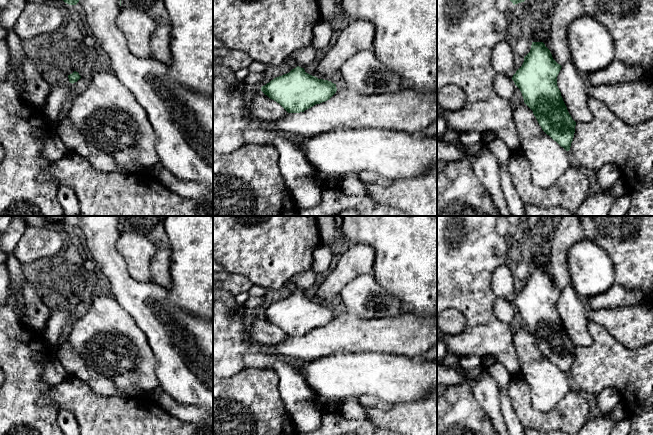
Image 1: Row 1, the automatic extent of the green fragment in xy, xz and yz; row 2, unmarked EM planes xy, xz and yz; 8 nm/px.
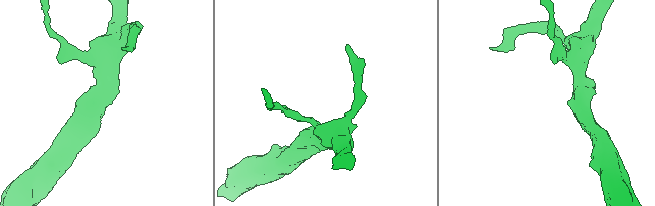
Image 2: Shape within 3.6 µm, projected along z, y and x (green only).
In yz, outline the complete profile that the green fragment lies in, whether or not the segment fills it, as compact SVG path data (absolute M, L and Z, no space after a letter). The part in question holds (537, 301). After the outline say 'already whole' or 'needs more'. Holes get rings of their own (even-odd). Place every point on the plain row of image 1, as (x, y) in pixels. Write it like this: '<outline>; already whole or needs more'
M510 263L501 265L493 273L492 288L497 298L504 298L514 305L542 354L569 375L576 346L569 338L557 310L562 290L553 283L545 268L532 266L530 276L517 294L513 266Z; needs more

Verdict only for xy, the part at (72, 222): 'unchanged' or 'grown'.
unchanged

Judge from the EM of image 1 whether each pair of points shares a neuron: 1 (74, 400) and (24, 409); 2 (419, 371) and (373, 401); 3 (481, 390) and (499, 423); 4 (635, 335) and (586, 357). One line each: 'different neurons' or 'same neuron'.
1: different neurons
2: different neurons
3: same neuron
4: different neurons

